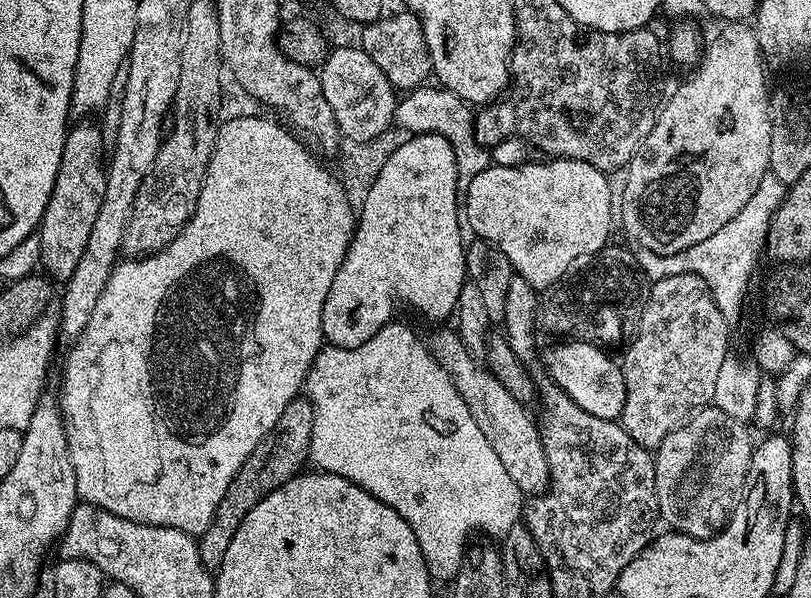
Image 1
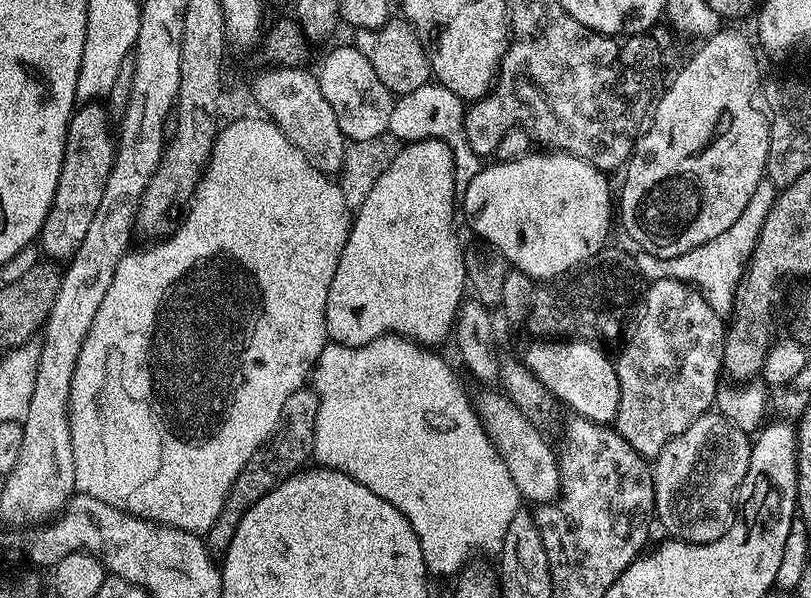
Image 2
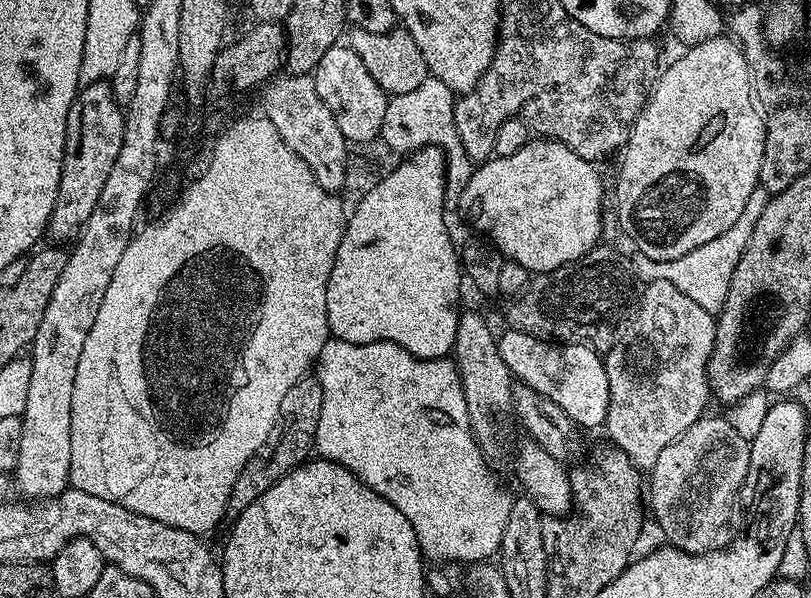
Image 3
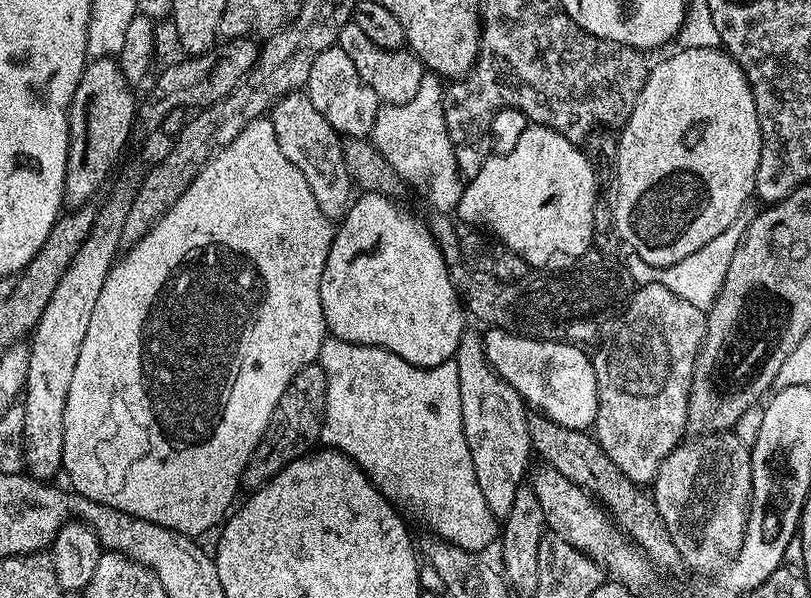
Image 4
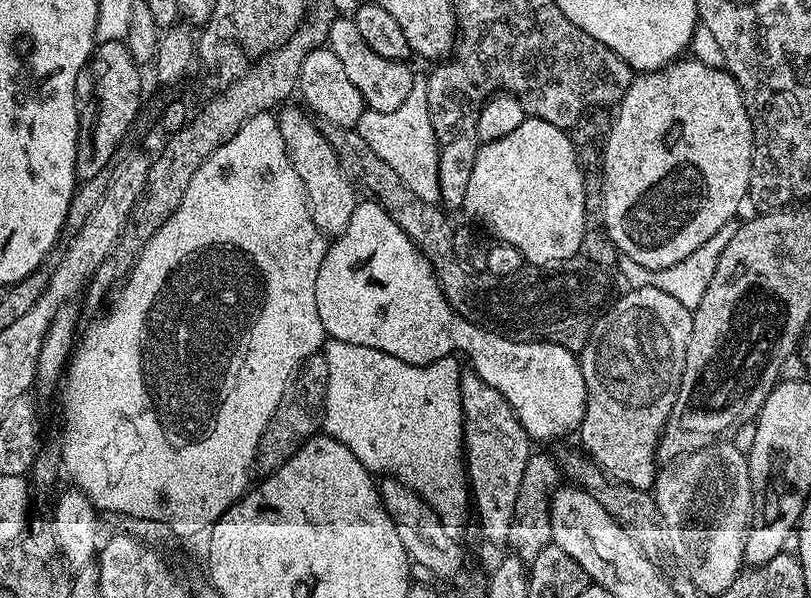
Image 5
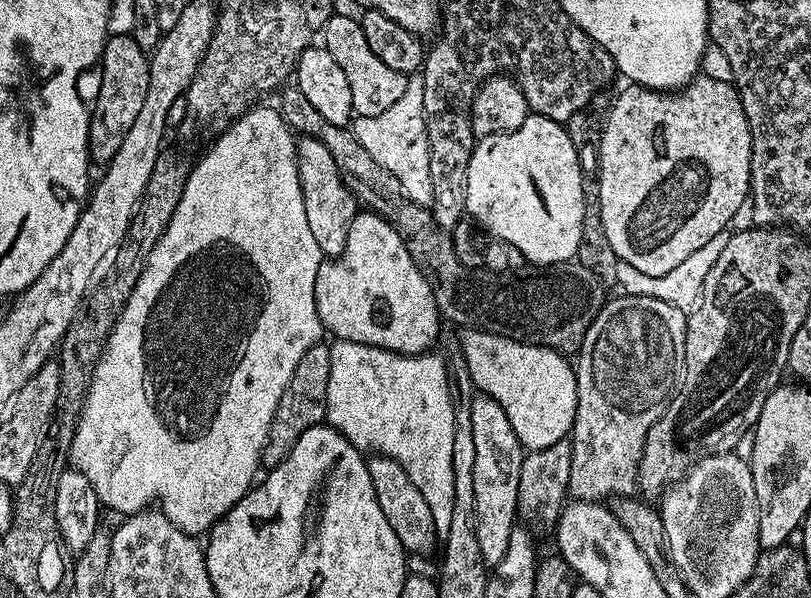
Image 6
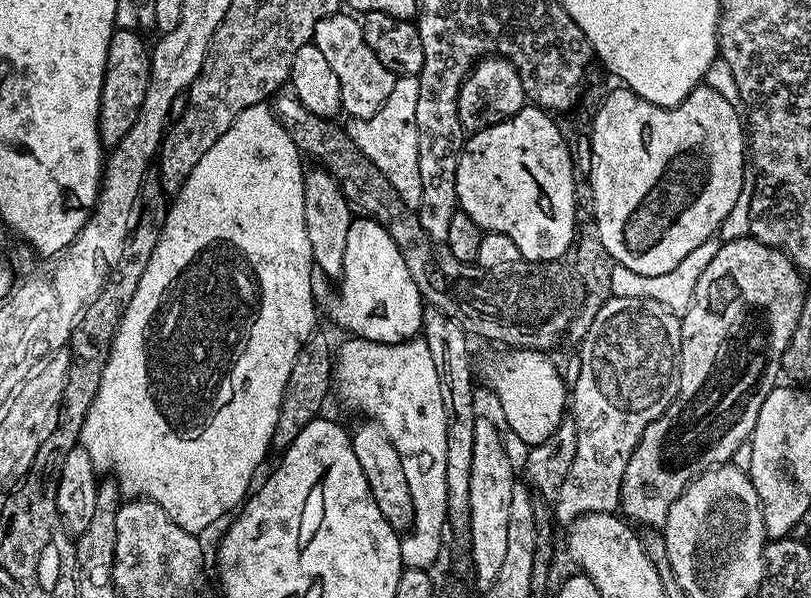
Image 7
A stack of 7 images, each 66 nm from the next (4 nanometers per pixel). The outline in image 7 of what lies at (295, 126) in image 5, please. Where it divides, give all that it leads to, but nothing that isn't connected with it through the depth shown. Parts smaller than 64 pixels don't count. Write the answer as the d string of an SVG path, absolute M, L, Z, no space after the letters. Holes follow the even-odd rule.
M323 167L309 171L304 178L304 209L306 210L306 238L310 238L312 263L318 269L319 275L328 277L329 281L339 281L342 266L346 262L346 234L354 219L353 205L344 197L340 184Z

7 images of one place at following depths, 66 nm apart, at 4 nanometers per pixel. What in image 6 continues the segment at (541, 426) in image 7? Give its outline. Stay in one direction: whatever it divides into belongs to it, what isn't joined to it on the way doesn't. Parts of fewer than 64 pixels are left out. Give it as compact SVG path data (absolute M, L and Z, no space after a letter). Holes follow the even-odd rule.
M469 328L463 335L458 348L464 354L473 389L477 393L494 398L498 406L506 408L506 418L510 418L510 426L514 426L514 434L523 448L528 452L537 452L546 450L546 446L554 446L554 442L569 439L578 394L576 370L565 353L544 348L541 344L524 344L521 340L511 340L498 334L481 332L479 328Z

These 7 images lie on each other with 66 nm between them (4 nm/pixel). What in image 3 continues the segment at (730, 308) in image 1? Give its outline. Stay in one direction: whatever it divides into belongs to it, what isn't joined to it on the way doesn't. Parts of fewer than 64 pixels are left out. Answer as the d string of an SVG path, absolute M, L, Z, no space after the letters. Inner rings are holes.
M757 186L754 194L750 194L750 199L746 201L742 215L734 221L734 226L730 226L730 230L718 234L718 238L705 242L695 250L690 250L690 254L682 254L682 258L651 260L640 256L638 262L641 270L644 271L645 281L665 280L670 282L674 286L678 286L678 290L682 290L682 294L686 294L686 298L698 302L698 306L702 306L702 310L713 314L720 313L724 308L724 299L728 293L730 278L746 250L750 234L754 234L754 226L758 222L758 218L762 218L762 210L766 210L766 202L769 199L770 193Z

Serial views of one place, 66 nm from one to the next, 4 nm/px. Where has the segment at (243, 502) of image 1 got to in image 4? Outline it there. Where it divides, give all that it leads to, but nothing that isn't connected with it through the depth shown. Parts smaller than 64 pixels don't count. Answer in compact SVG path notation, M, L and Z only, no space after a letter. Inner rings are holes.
M318 362L307 364L298 370L296 377L286 386L286 394L278 398L278 406L274 410L268 429L264 431L264 439L256 447L242 477L245 489L255 490L263 484L269 484L292 460L304 455L320 439L320 427L324 421L324 395L326 394L326 374Z

